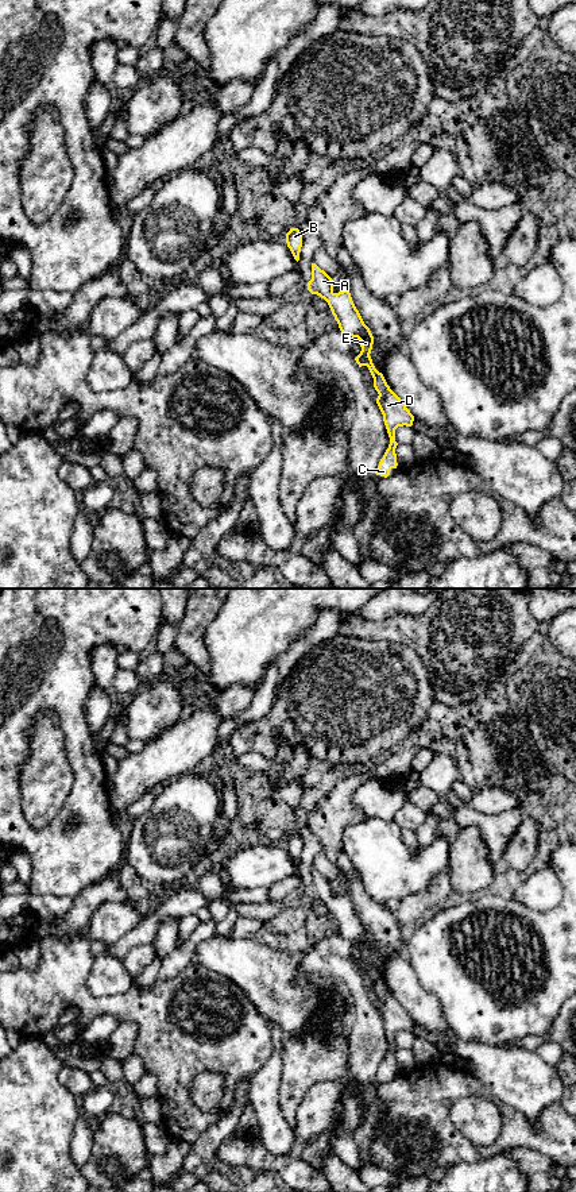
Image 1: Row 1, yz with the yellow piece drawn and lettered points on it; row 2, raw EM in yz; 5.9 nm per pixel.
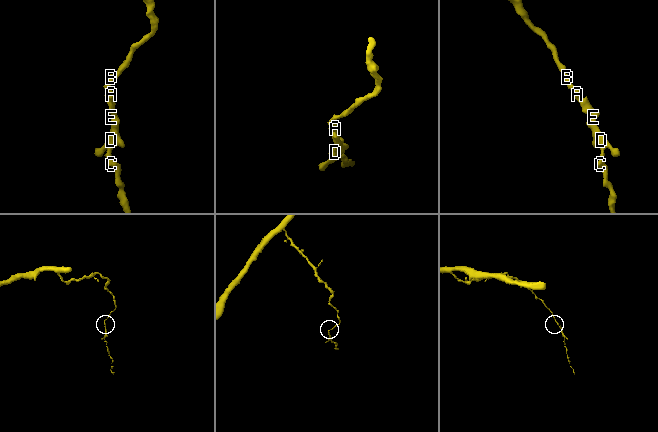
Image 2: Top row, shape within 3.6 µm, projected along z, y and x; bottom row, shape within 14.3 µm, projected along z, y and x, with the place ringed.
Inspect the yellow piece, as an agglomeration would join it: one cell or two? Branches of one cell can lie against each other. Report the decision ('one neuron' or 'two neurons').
one neuron

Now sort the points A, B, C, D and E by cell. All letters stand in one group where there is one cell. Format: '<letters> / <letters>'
A B C D E

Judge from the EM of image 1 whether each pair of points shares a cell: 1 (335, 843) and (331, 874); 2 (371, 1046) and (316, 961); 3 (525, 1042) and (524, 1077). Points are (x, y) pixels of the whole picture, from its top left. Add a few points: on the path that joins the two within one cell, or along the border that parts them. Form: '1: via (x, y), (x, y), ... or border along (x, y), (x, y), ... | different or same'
1: border along (323, 851), (336, 864) | different
2: via (364, 1022), (358, 992), (340, 972) | same
3: border along (515, 1046), (534, 1052) | different

